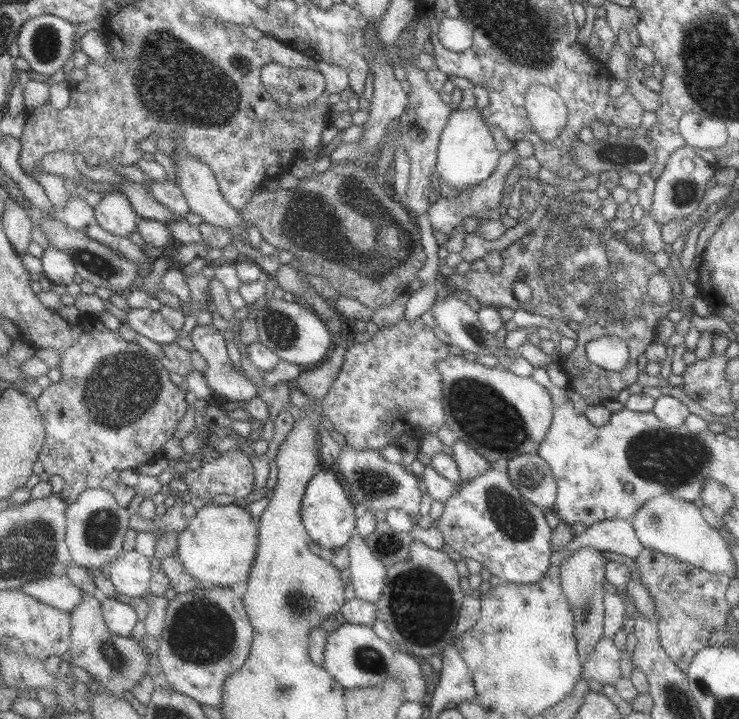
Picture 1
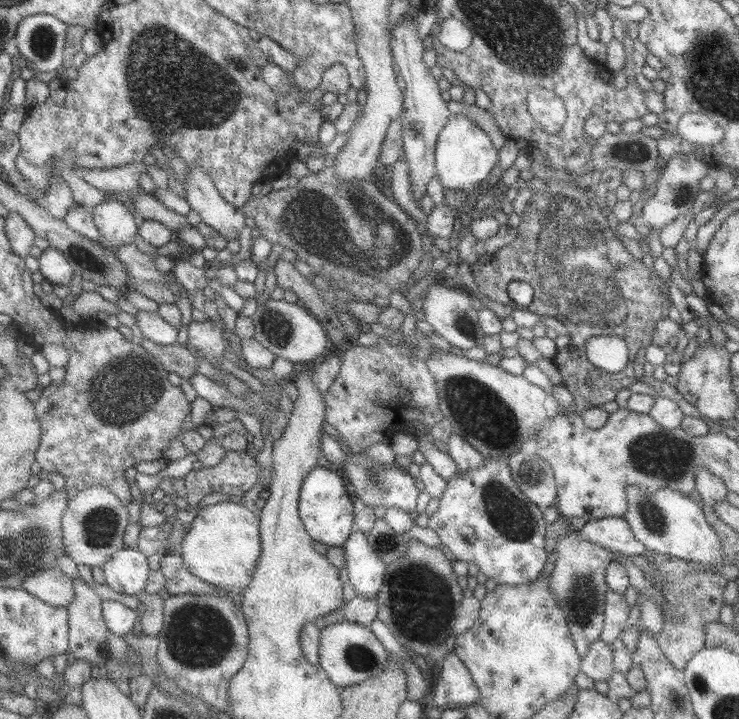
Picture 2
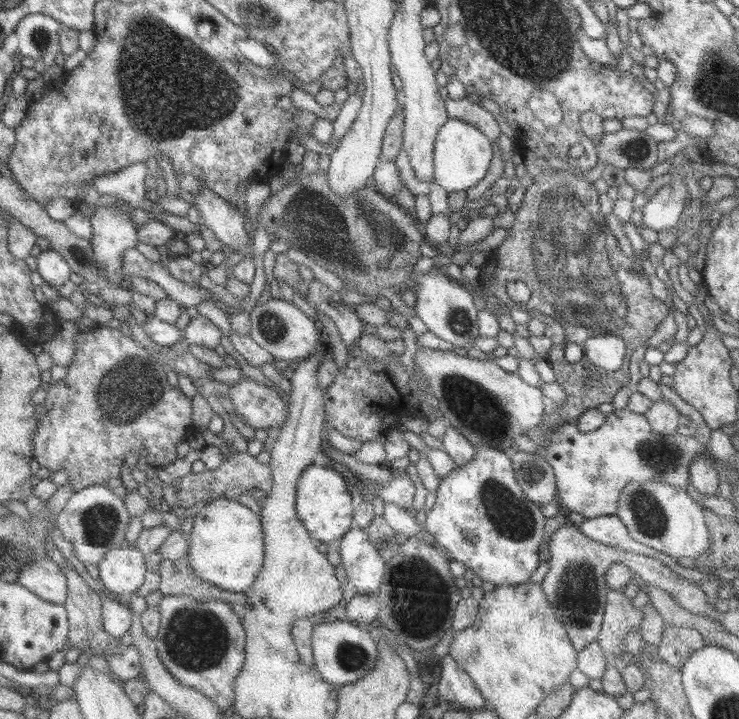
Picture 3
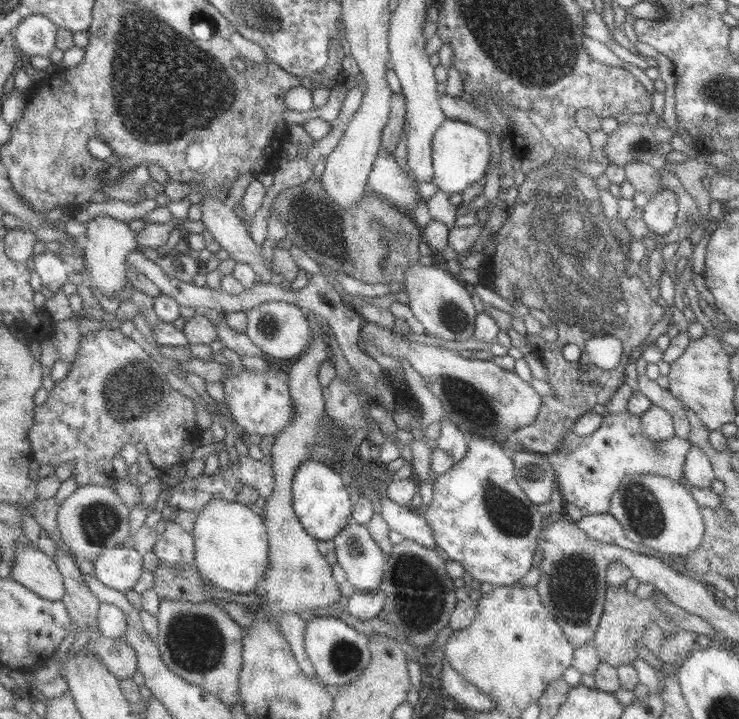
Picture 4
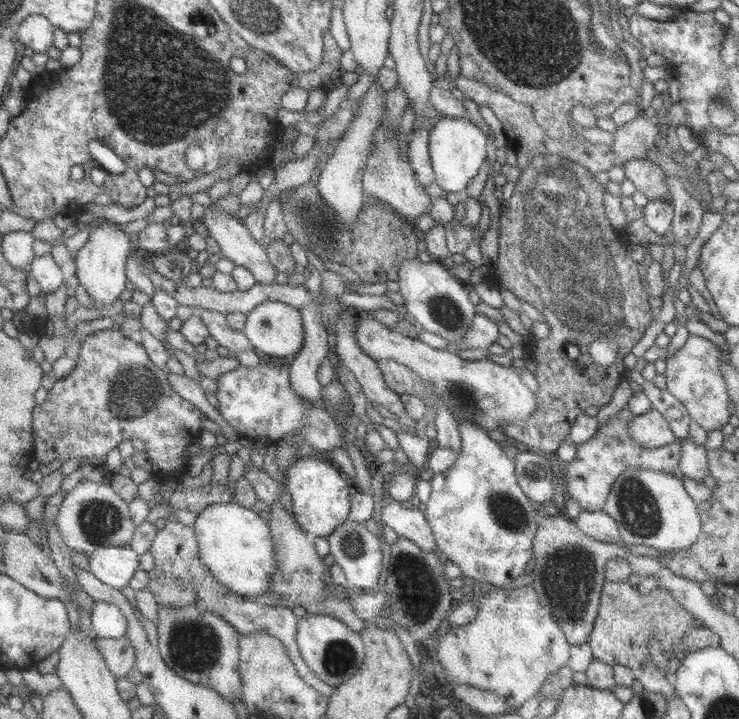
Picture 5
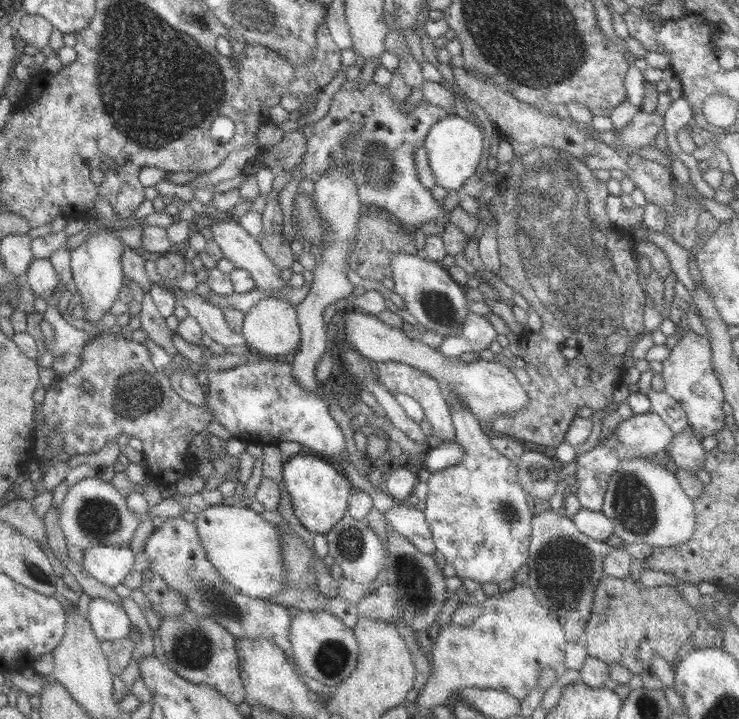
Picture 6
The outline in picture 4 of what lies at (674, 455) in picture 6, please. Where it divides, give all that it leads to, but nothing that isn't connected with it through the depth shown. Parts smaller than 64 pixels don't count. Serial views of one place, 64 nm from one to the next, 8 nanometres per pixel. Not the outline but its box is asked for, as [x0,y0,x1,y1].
[682,446,714,490]

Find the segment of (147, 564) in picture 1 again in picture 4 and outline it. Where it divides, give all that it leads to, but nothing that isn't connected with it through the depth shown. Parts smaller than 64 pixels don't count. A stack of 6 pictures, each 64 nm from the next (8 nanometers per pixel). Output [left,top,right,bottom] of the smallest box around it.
[94,545,146,593]

